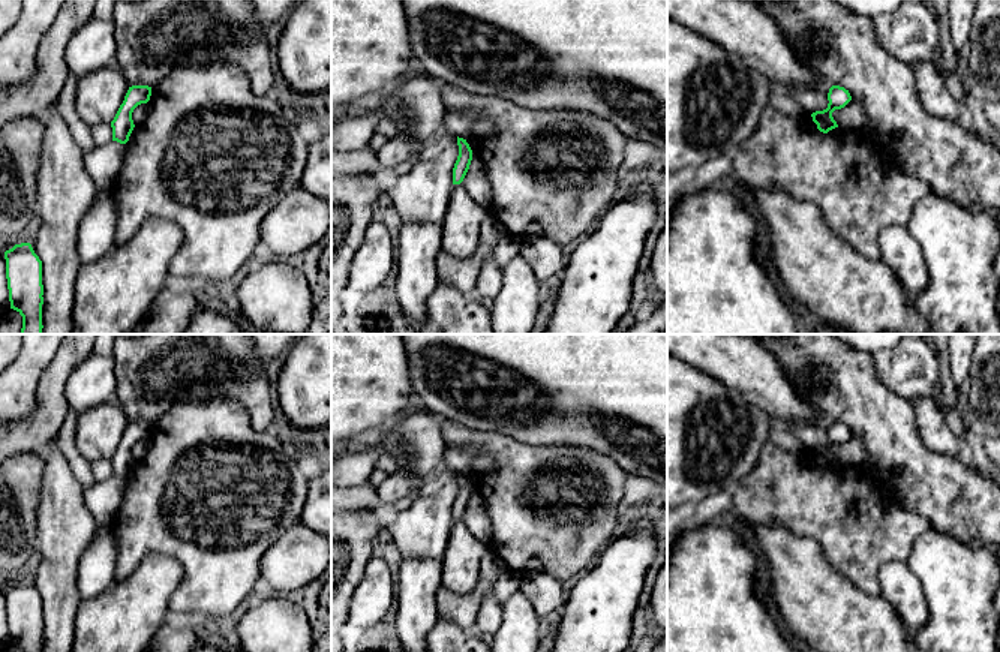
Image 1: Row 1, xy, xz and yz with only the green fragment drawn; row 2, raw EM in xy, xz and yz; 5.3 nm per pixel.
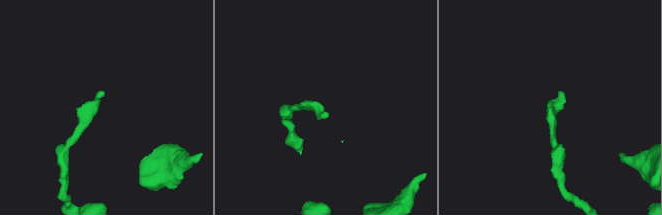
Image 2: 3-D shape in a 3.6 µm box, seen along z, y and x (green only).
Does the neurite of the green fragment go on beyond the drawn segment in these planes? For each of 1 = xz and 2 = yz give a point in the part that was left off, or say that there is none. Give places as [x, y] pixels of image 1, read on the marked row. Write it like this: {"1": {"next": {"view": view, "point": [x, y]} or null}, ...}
{"1": {"next": null}, "2": {"next": null}}

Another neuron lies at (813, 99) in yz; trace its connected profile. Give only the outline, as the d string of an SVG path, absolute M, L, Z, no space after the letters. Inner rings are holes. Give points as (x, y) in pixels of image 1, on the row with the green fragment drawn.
M798 85L783 88L787 97L795 99L804 106L805 114L813 114L828 108L829 100L823 85Z

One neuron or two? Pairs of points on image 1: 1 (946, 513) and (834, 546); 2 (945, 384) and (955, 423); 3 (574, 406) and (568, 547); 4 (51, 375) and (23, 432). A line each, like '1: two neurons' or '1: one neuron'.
1: two neurons
2: one neuron
3: two neurons
4: one neuron

